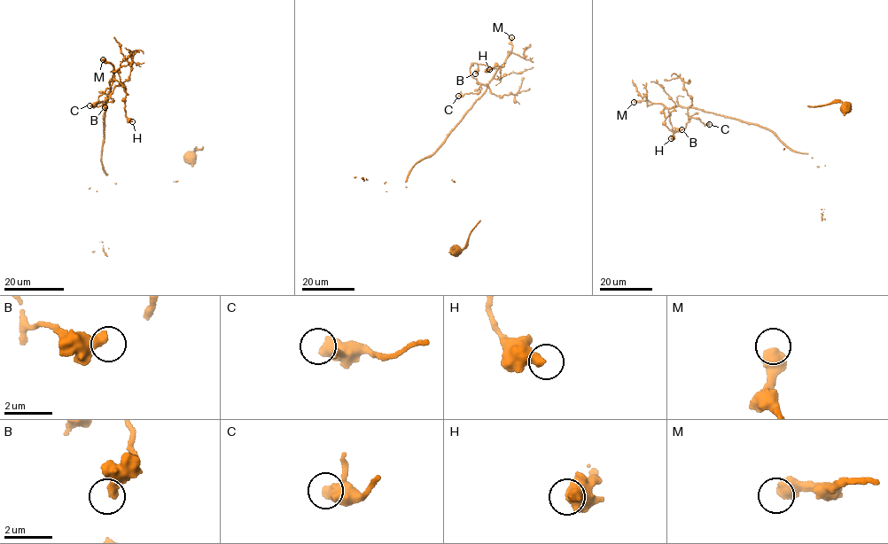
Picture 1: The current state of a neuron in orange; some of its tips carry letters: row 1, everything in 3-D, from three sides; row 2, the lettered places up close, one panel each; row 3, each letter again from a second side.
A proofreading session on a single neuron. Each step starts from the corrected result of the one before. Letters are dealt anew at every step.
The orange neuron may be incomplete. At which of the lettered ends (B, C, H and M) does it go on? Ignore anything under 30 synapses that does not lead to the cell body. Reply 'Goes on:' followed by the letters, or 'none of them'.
Goes on: M

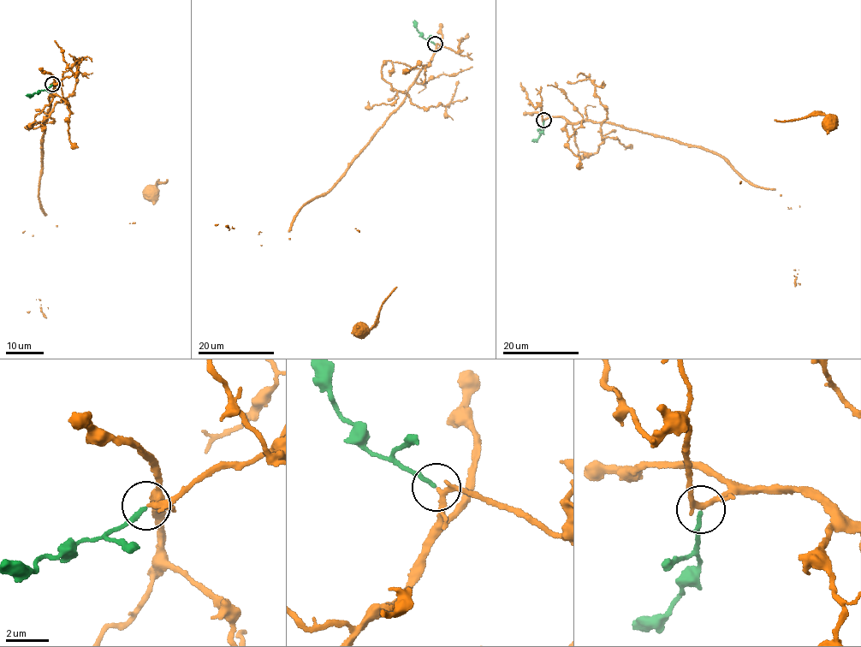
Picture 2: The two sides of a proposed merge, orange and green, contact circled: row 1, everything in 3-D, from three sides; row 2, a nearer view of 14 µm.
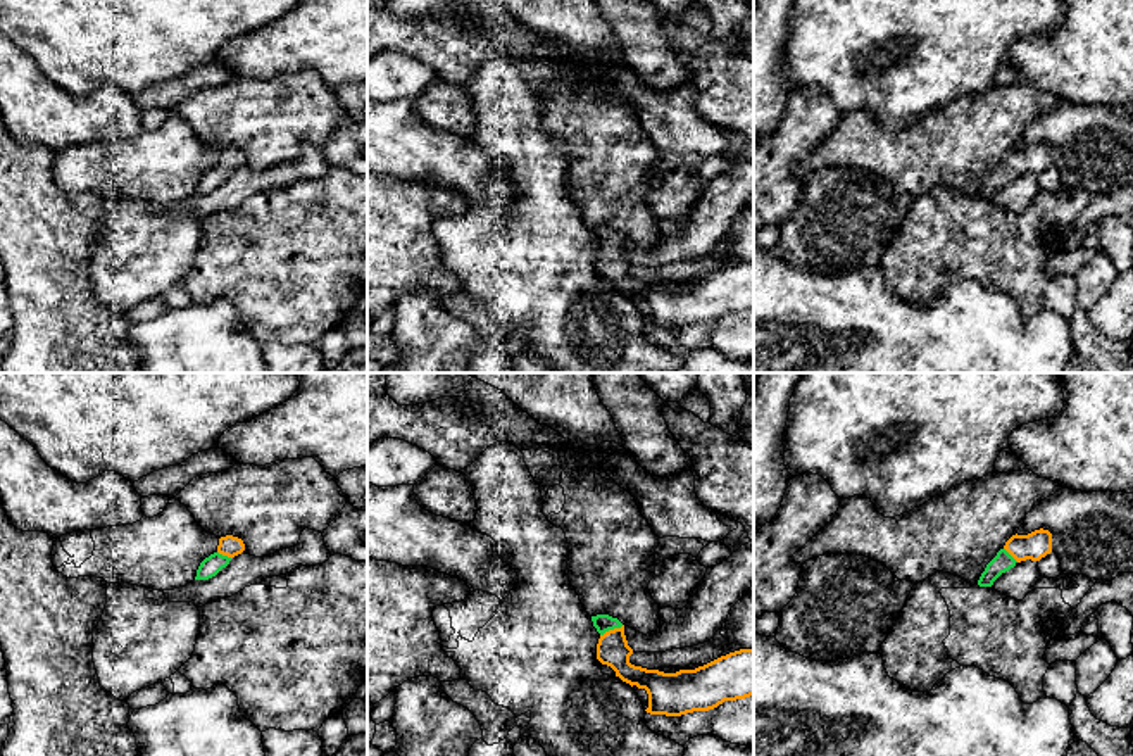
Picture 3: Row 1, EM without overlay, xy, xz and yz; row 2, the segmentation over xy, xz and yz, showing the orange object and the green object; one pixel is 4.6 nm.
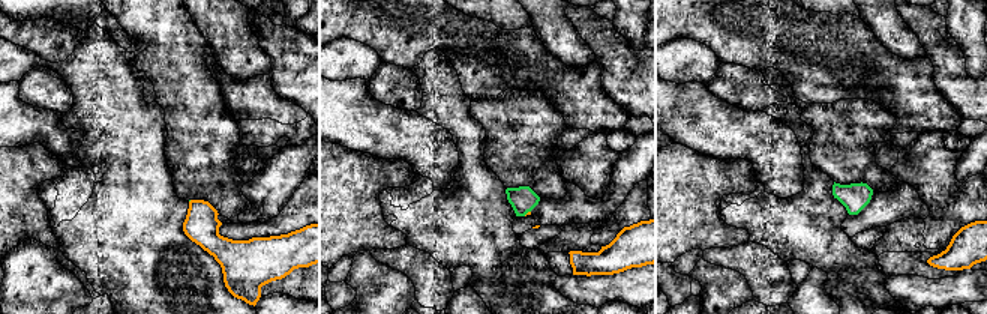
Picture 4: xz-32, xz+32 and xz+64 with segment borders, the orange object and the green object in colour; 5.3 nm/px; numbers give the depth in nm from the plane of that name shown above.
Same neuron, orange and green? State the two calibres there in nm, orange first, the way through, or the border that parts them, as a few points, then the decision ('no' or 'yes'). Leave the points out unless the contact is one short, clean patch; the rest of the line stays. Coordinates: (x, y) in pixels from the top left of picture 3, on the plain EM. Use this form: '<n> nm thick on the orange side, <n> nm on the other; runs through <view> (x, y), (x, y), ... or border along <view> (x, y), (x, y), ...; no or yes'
150 nm thick on the orange side, 80 nm on the other; runs through xz (613, 263), (611, 244), (600, 235); yes

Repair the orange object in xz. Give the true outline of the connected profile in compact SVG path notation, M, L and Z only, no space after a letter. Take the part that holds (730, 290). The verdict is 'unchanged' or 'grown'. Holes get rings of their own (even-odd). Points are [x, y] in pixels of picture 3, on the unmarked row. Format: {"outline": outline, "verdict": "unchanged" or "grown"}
{"outline": "M609 228L592 230L593 240L600 247L597 257L597 273L610 280L623 295L631 300L645 302L648 307L650 328L681 330L693 324L709 324L724 314L736 314L754 309L754 262L740 262L721 269L695 283L679 283L676 287L664 287L659 283L647 283L629 276L633 262L628 259L624 238Z", "verdict": "grown"}

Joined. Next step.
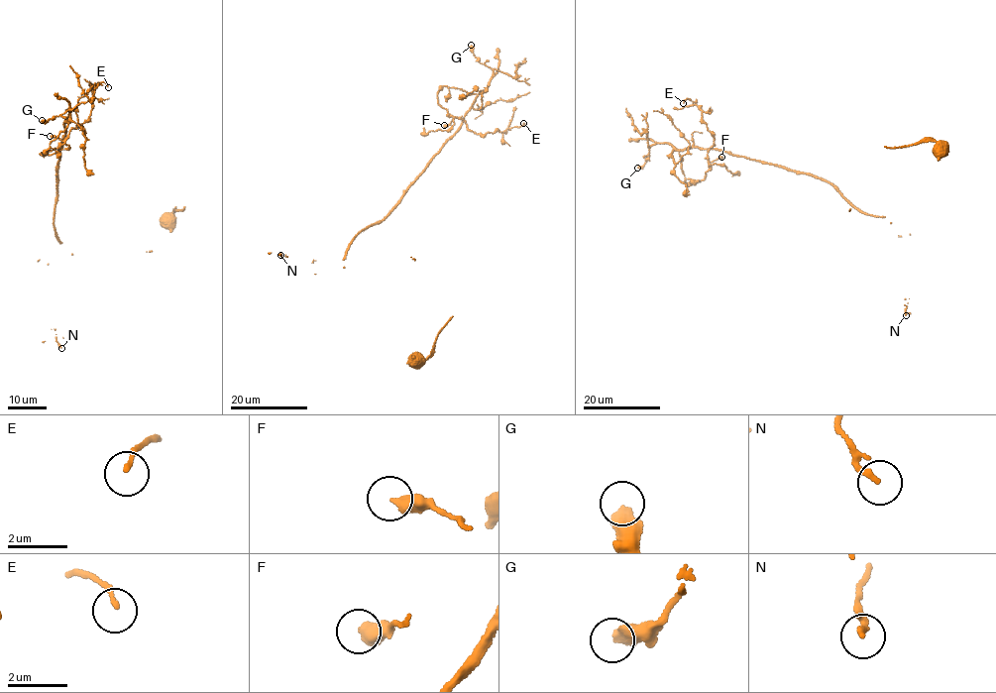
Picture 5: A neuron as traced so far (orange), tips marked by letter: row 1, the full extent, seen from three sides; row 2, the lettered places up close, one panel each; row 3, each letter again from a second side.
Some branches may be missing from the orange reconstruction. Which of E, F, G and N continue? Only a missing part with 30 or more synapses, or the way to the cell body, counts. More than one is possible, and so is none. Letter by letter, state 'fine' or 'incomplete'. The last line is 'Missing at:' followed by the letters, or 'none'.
E: fine
F: fine
G: fine
N: fine
Missing at: none

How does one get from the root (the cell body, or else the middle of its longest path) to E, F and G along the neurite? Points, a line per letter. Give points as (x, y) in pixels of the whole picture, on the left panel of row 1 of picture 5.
E: (169, 221), (183, 208), (150, 252), (55, 237), (67, 120), (44, 153), (108, 87)
F: (169, 221), (183, 208), (150, 252), (72, 255), (53, 224), (67, 120), (44, 153), (64, 142), (50, 136)
G: (169, 221), (174, 208), (183, 208), (150, 252), (71, 254), (53, 224), (69, 109), (42, 120)

